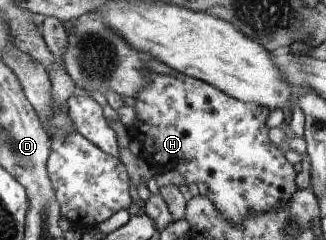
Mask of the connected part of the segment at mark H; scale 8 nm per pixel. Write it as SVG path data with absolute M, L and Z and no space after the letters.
M151 73L148 84L141 92L136 93L133 99L135 99L135 108L133 109L136 113L137 121L130 131L132 137L140 142L139 157L143 158L156 173L162 174L171 170L179 171L179 173L185 177L187 185L196 183L200 194L207 196L222 215L233 223L240 224L247 218L255 217L257 212L266 212L271 208L276 208L279 204L288 204L293 192L297 191L297 173L293 168L294 165L285 158L284 151L271 143L267 136L269 129L265 124L265 120L270 113L270 109L267 109L265 106L239 101L238 99L223 93L220 89L201 81L200 79L188 76L187 74L167 76Z

